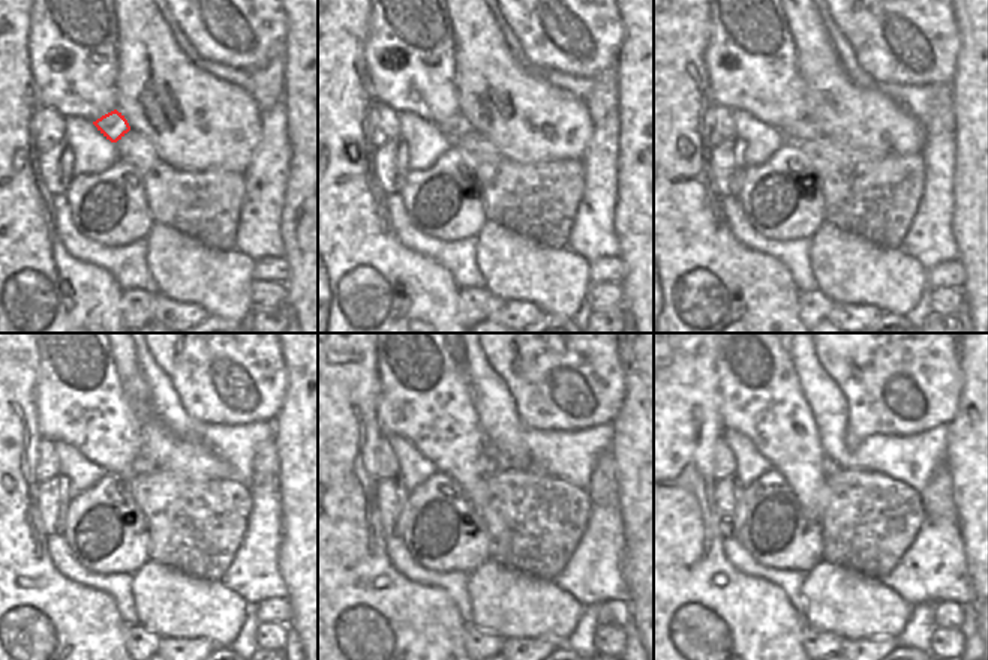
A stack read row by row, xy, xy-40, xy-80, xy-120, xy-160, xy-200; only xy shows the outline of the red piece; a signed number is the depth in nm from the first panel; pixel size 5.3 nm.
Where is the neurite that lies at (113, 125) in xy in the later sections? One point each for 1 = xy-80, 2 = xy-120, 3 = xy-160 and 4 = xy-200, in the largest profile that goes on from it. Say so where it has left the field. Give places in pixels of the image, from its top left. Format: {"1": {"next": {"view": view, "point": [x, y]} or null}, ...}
{"1": {"next": {"view": "xy-80", "point": [804, 129]}}, "2": {"next": {"view": "xy-120", "point": [143, 464]}}, "3": {"next": {"view": "xy-160", "point": [491, 462]}}, "4": {"next": {"view": "xy-200", "point": [829, 467]}}}

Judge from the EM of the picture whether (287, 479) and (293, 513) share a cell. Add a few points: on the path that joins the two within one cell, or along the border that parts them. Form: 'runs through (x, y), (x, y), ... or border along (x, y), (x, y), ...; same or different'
runs through (293, 488), (293, 504); same

